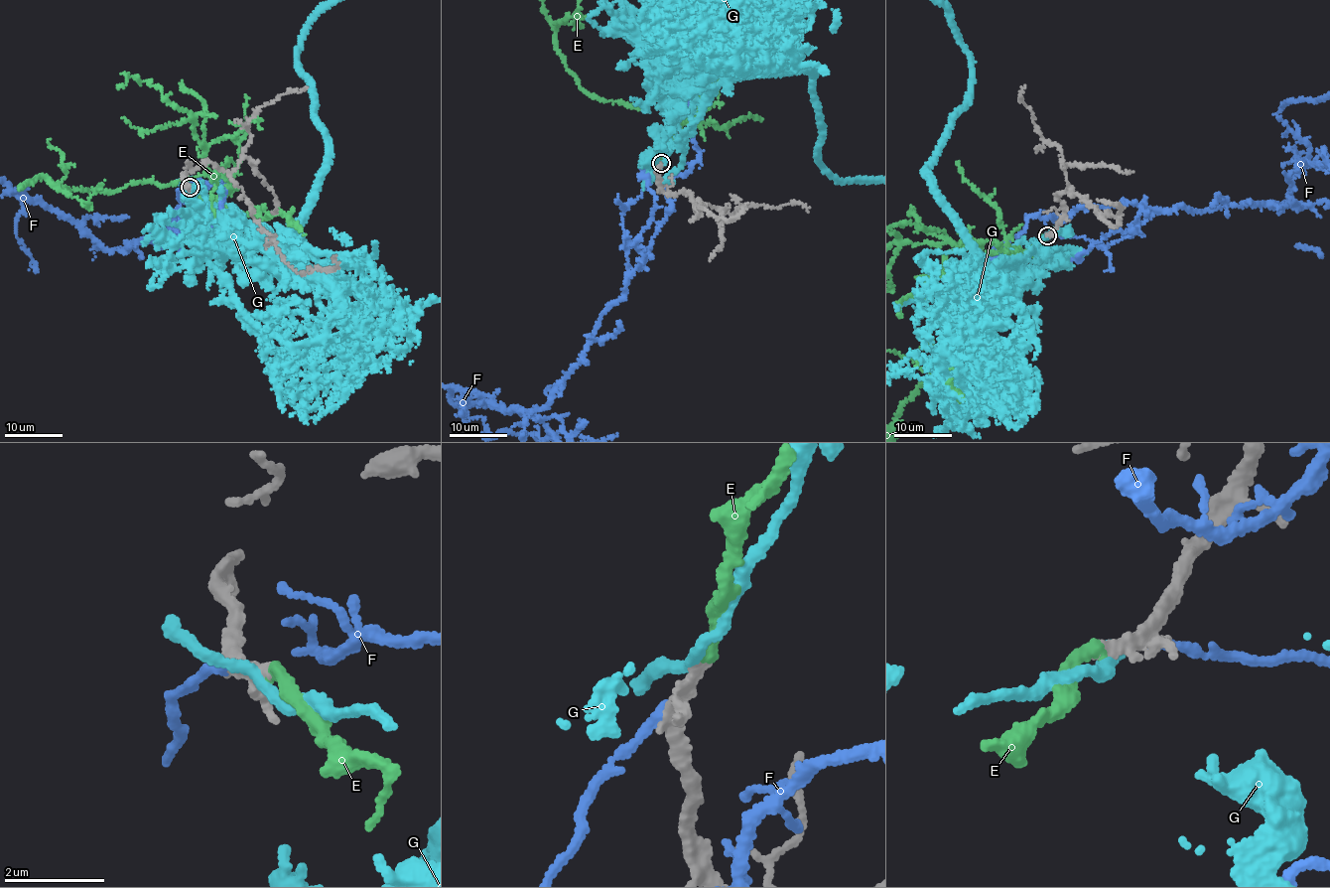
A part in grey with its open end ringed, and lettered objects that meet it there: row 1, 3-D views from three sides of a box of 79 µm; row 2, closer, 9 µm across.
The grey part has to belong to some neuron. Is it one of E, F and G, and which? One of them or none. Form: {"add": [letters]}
{"add": ["E"]}

